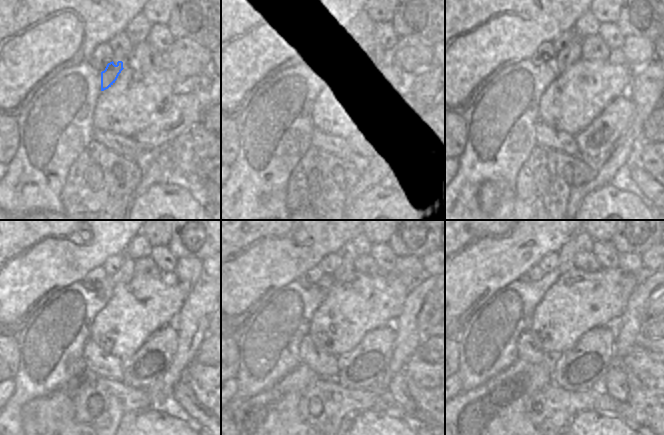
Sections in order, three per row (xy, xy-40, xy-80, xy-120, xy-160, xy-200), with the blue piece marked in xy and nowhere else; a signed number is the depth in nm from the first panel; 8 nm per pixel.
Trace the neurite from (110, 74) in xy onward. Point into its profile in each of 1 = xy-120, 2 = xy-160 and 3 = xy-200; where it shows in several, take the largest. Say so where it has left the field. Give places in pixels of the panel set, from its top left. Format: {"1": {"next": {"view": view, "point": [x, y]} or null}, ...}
{"1": {"next": {"view": "xy-120", "point": [125, 273]}}, "2": {"next": {"view": "xy-160", "point": [343, 273]}}, "3": {"next": {"view": "xy-200", "point": [567, 253]}}}

